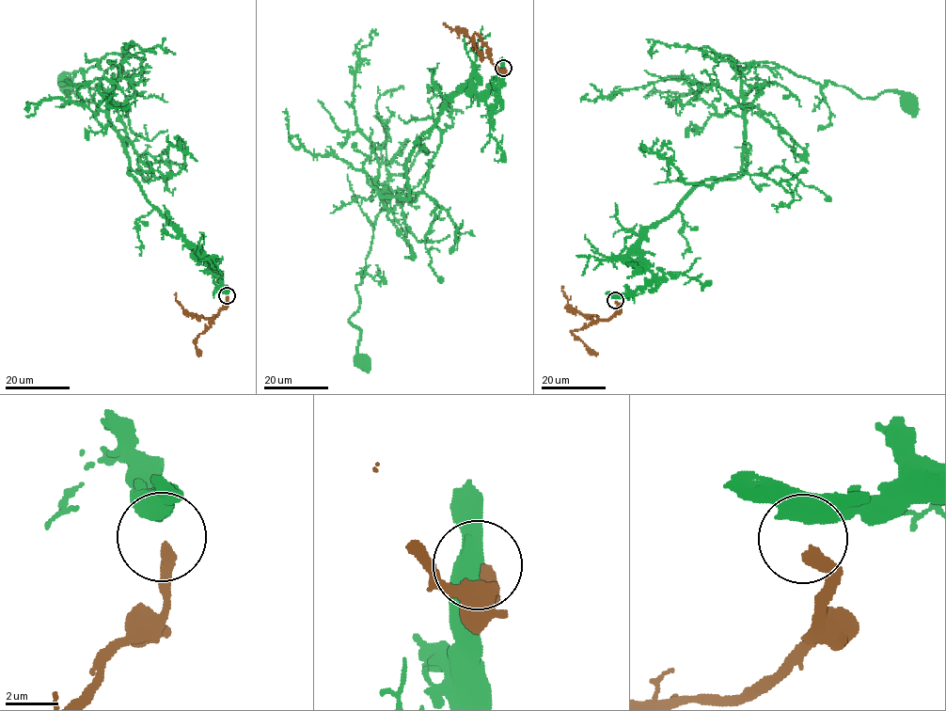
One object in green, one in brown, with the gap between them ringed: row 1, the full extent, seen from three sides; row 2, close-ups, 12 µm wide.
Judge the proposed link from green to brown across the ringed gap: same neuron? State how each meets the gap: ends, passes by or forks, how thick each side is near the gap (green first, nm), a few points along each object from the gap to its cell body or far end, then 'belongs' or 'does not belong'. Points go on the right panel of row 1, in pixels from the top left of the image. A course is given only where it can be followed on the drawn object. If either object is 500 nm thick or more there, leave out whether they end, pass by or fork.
800 nm thick on the green side, 440 nm on the other; green runs (615, 298), (652, 279), (630, 258), (648, 229), (704, 181), (745, 168), (745, 69), (772, 62), (906, 102); brown runs (615, 301), (618, 308), (608, 318), (571, 331), (598, 355); does not belong

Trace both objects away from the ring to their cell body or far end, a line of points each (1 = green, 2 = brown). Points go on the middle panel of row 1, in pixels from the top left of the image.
1: (502, 68), (494, 103), (468, 83), (446, 102), (406, 162), (409, 197), (379, 193), (349, 319), (361, 359)
2: (503, 68), (505, 71), (500, 71), (496, 65), (490, 50), (475, 33), (474, 45), (481, 62)

